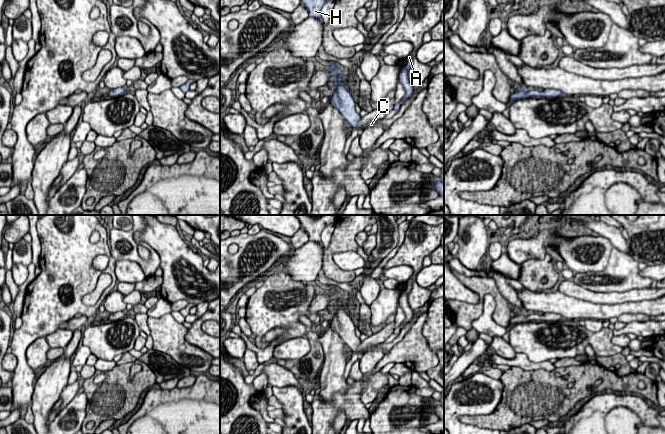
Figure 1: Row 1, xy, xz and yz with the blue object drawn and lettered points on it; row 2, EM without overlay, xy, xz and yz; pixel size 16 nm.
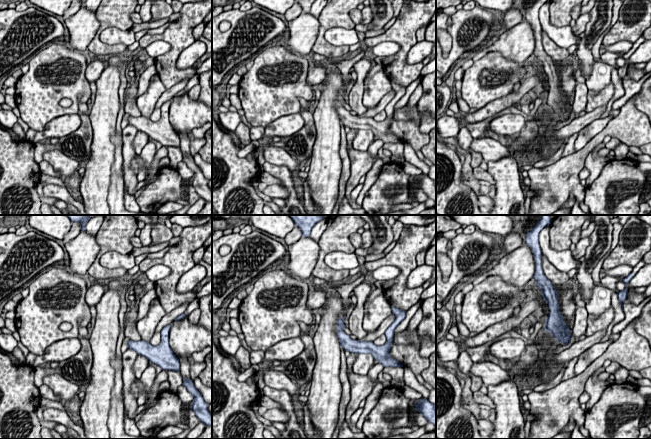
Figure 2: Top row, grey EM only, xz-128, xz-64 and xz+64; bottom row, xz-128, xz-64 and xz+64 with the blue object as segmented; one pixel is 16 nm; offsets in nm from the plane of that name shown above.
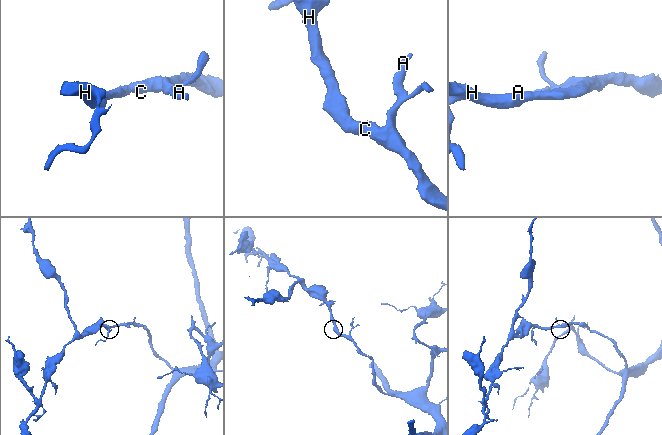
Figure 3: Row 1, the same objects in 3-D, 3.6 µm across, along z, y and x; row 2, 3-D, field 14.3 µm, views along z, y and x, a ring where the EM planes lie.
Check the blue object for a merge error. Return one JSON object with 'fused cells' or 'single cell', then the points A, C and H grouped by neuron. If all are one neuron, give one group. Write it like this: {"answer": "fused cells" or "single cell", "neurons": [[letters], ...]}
{"answer": "single cell", "neurons": [["A", "C", "H"]]}

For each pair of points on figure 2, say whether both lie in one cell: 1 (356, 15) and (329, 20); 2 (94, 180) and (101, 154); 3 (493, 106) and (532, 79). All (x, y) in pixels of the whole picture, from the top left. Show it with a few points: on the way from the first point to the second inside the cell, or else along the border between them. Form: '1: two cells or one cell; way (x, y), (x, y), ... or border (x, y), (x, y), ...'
1: two cells; border (351, 10), (350, 17), (355, 24)
2: one cell; way (97, 174), (101, 160)
3: one cell; way (503, 103), (515, 97), (523, 89)

